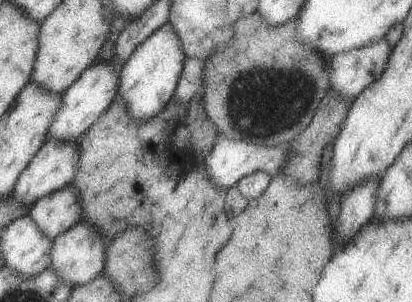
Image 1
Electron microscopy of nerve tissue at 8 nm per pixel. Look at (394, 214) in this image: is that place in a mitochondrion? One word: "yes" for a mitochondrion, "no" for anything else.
no

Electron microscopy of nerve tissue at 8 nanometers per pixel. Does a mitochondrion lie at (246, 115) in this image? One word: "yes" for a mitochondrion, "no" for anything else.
yes

